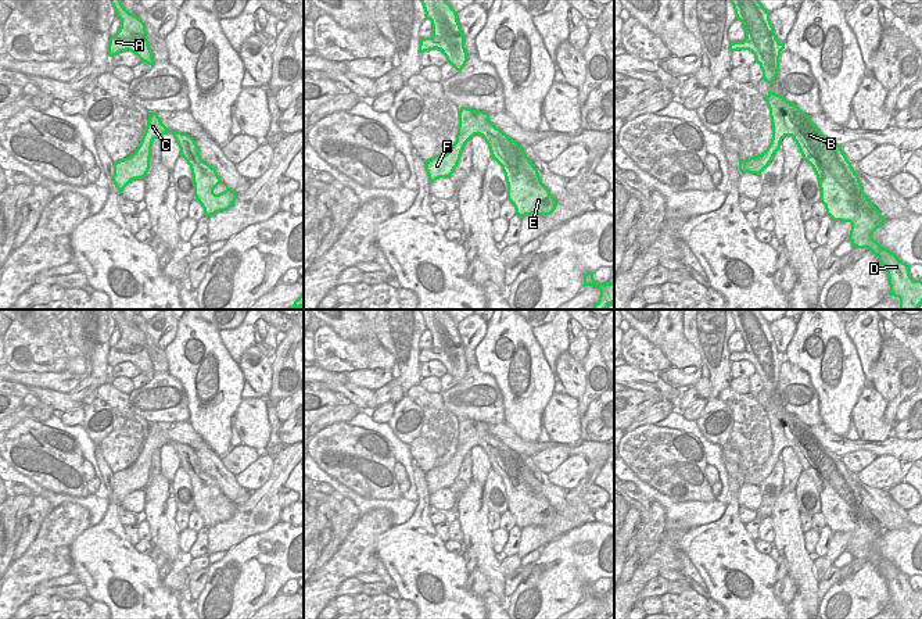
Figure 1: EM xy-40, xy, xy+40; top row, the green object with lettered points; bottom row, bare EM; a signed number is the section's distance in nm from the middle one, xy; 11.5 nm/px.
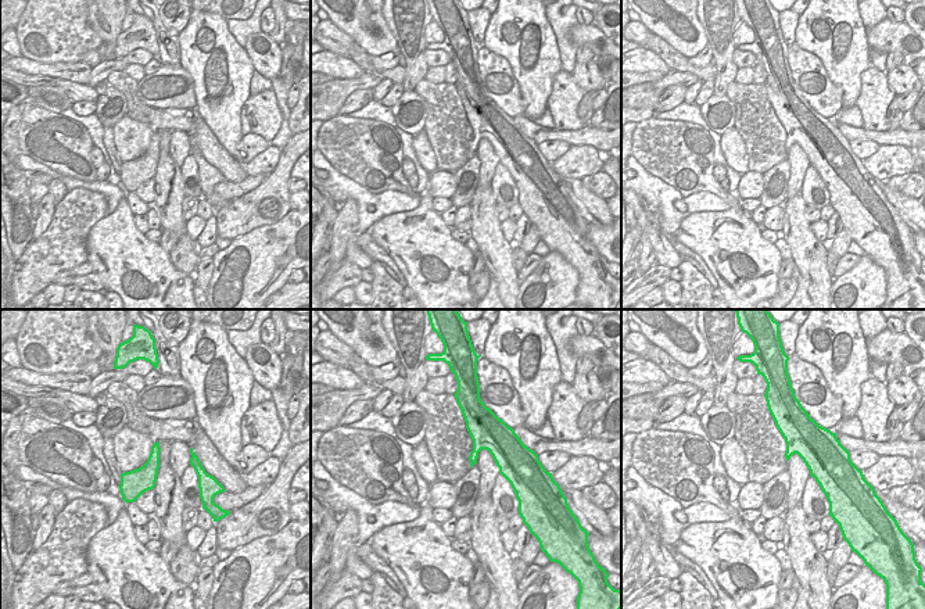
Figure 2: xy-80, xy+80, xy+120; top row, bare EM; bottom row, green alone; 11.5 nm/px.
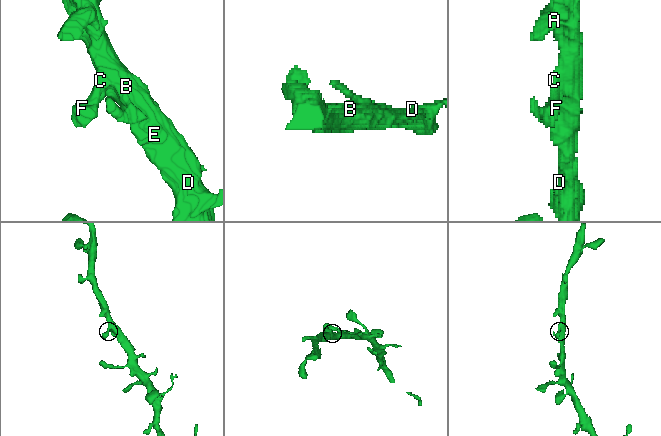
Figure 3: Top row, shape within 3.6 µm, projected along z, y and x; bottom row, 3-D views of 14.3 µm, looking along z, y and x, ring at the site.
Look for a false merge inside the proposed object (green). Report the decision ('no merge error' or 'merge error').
no merge error

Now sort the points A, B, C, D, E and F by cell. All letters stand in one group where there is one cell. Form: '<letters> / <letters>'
A B C D E F

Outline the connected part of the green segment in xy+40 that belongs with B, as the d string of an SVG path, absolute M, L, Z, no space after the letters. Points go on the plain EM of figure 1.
M768 401L765 407L772 434L772 450L763 465L739 469L739 482L760 486L781 459L785 447L792 447L803 470L808 473L818 490L821 514L833 533L850 533L849 551L857 559L871 561L885 577L890 602L900 609L900 619L919 619L922 615L922 591L914 591L910 576L900 572L873 548L886 529L864 504L858 486L842 461L829 451L796 415Z

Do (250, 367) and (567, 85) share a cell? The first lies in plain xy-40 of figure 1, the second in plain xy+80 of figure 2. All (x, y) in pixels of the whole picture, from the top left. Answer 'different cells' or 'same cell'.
different cells

